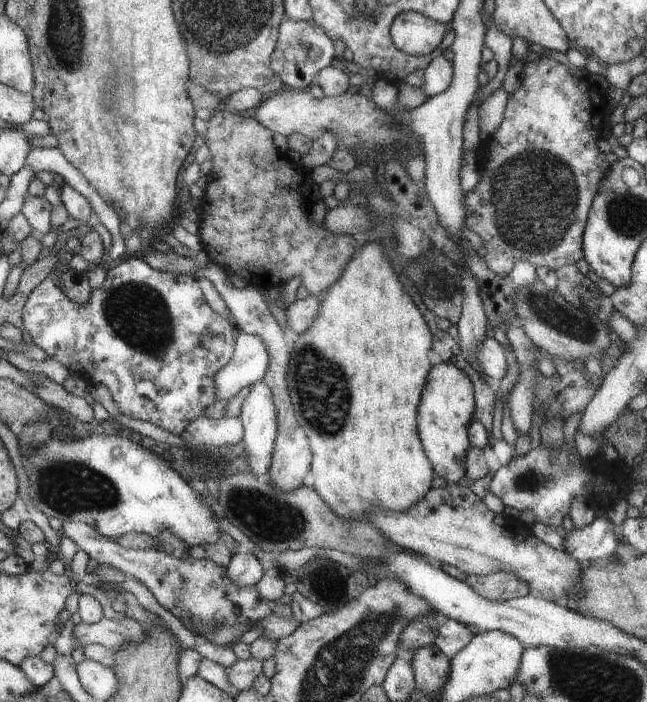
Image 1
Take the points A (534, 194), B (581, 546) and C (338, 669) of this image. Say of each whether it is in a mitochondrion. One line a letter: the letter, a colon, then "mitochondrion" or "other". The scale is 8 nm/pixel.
A: mitochondrion
B: other
C: mitochondrion

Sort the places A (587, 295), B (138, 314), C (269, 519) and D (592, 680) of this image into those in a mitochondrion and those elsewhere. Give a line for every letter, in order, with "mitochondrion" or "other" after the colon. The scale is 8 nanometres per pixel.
A: mitochondrion
B: mitochondrion
C: mitochondrion
D: mitochondrion

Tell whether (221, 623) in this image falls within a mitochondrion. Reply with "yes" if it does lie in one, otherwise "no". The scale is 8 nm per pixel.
yes

